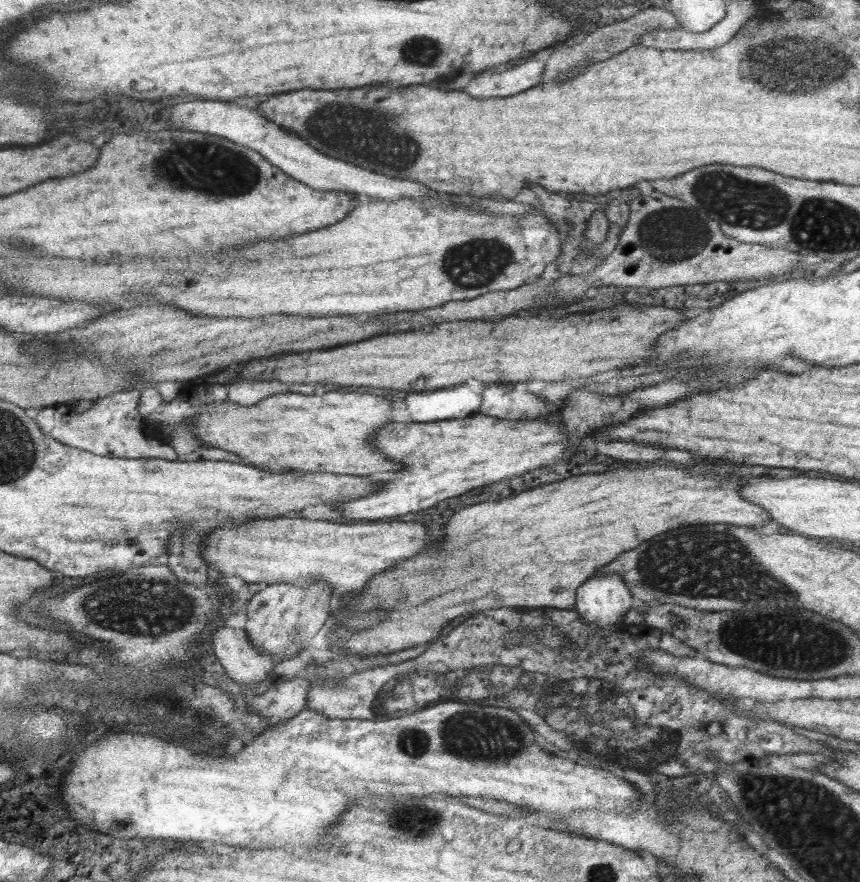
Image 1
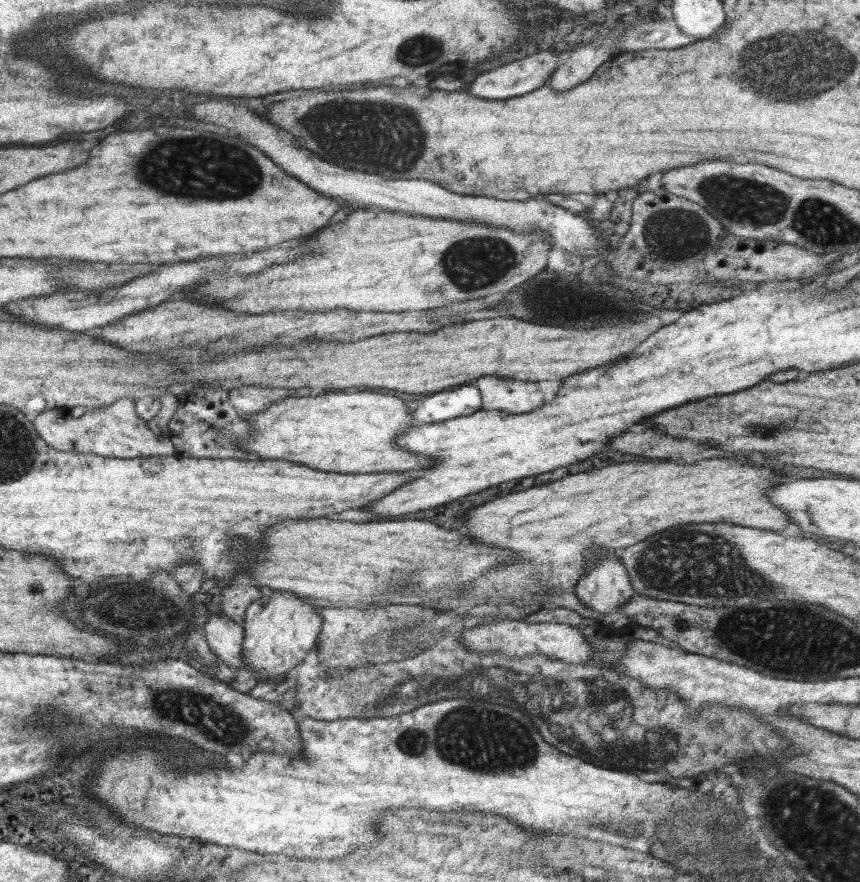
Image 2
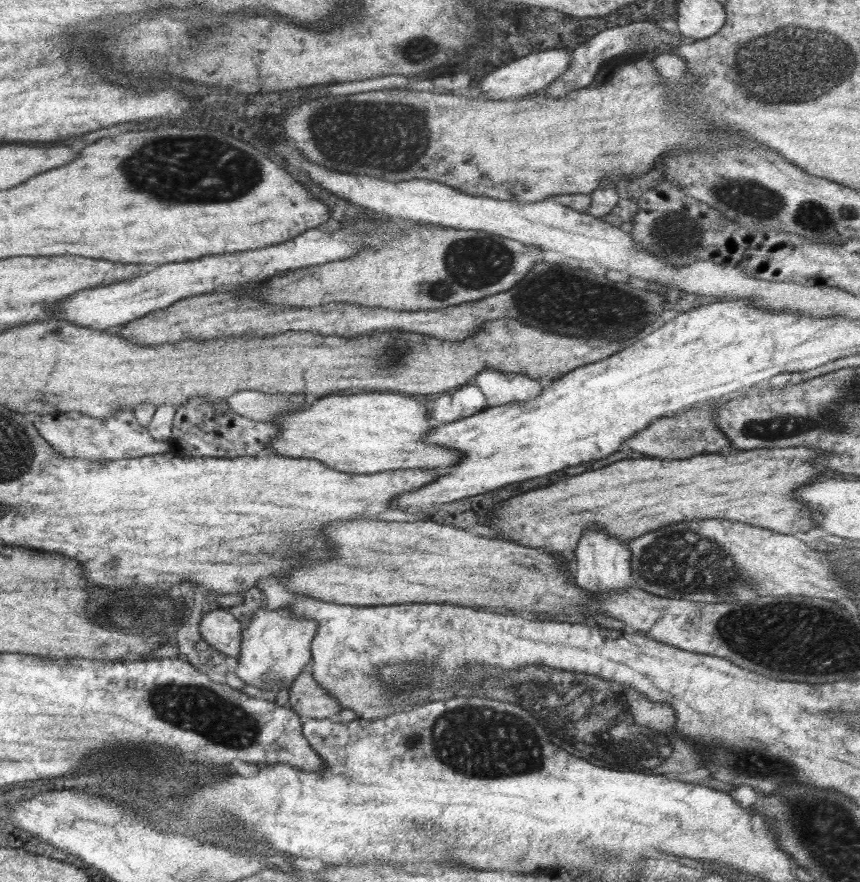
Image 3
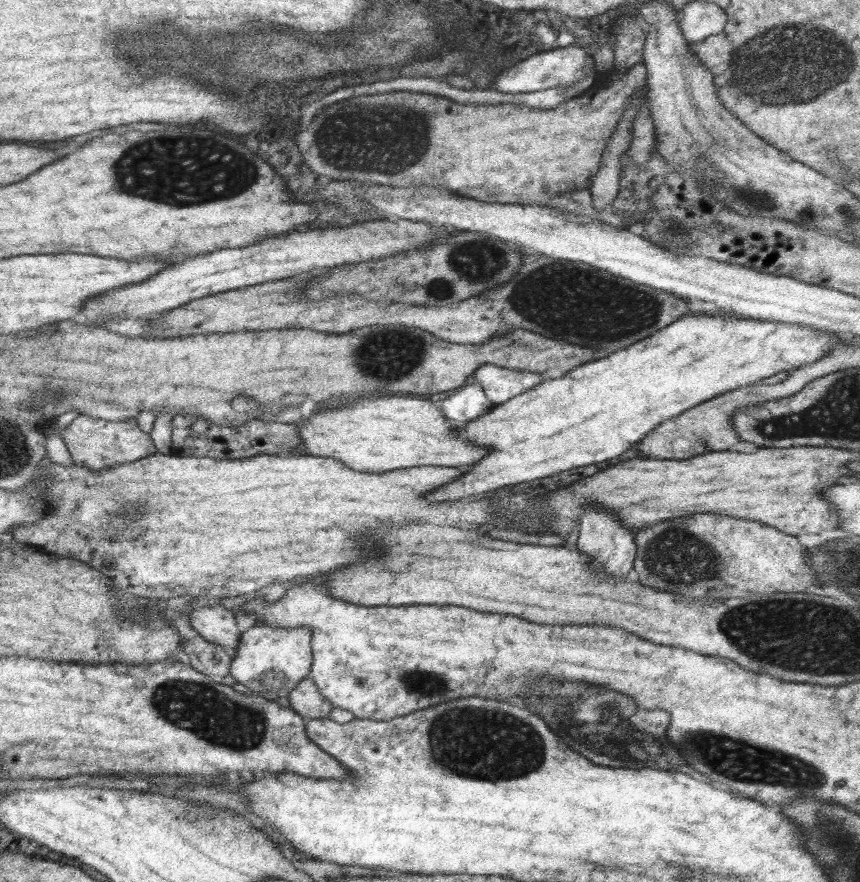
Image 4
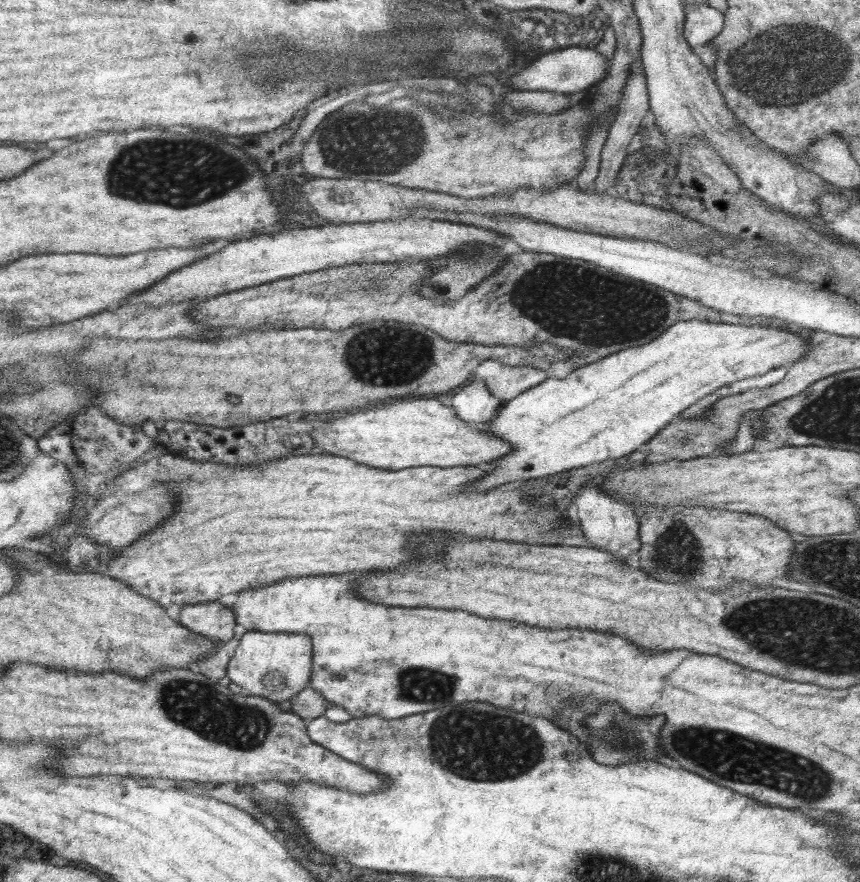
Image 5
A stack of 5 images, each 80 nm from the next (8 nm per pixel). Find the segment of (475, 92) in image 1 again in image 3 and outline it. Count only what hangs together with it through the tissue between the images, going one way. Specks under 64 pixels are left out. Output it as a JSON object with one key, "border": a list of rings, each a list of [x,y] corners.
{"border":[[[566,48],[543,50],[528,54],[524,58],[513,60],[512,62],[498,67],[498,69],[486,75],[486,78],[479,83],[479,89],[476,91],[485,94],[486,99],[505,101],[509,99],[520,99],[530,94],[538,94],[558,78],[569,68],[572,50]]]}

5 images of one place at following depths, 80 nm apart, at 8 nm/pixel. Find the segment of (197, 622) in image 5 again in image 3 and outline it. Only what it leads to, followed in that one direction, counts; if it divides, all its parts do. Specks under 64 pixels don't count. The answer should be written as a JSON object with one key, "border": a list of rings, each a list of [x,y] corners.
{"border":[[[224,608],[208,610],[198,626],[203,639],[214,650],[235,659],[239,657],[243,628],[232,613]]]}

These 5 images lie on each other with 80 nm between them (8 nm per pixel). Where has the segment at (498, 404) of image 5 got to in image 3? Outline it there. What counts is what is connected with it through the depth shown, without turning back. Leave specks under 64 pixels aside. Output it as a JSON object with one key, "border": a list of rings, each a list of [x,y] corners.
{"border":[[[464,385],[453,394],[430,396],[426,401],[429,422],[433,426],[444,425],[483,411],[487,408],[485,394],[476,385]]]}

